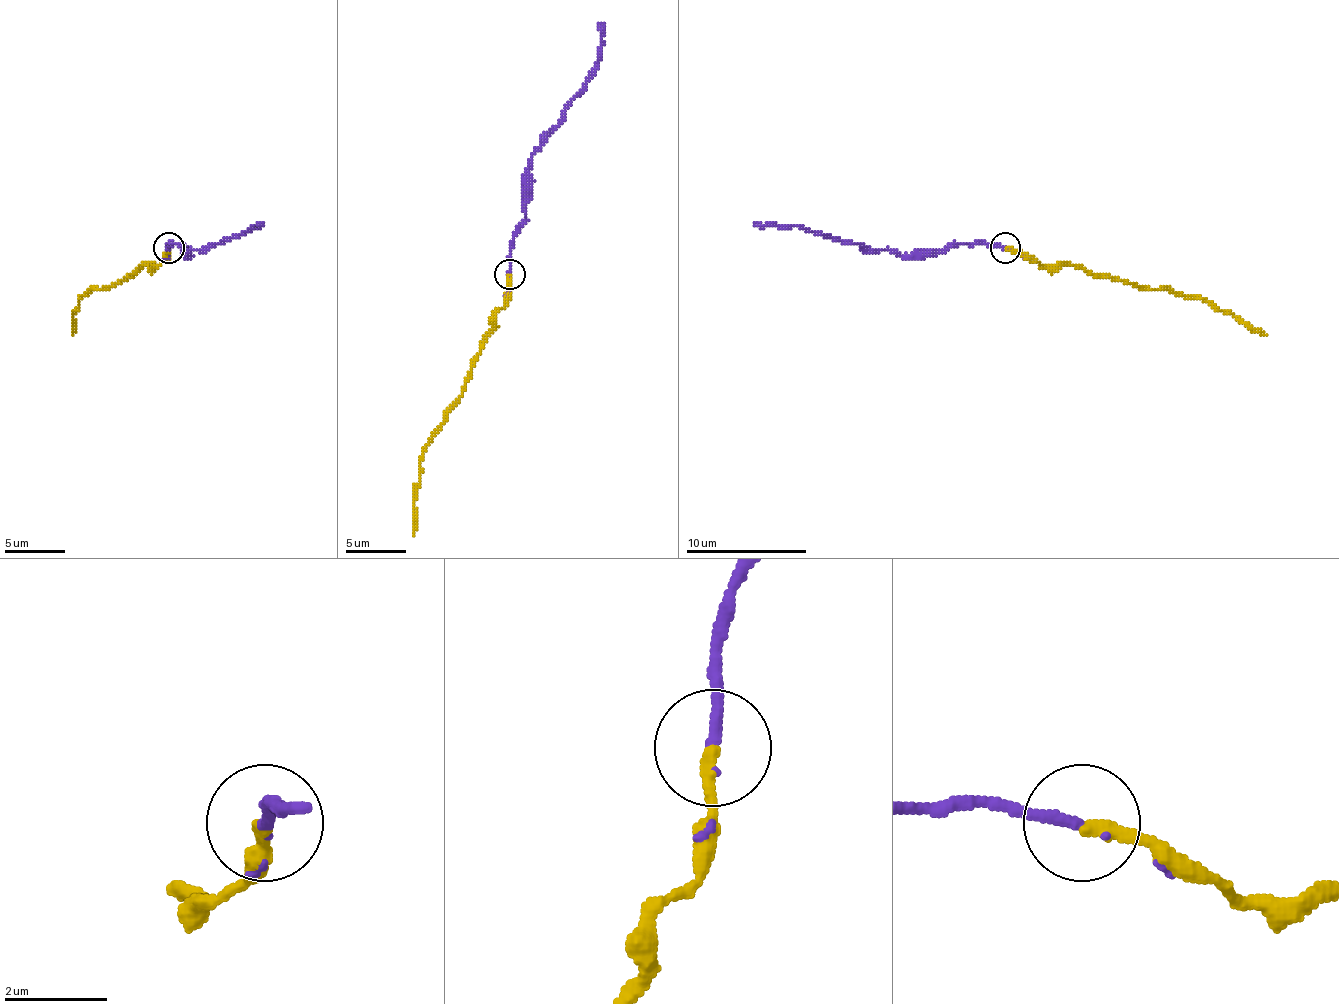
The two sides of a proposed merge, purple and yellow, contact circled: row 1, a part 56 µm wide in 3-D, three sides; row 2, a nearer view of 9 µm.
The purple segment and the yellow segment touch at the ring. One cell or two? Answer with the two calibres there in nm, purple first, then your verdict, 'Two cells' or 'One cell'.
Thickness 160 nm (purple) against 260 nm. One cell

